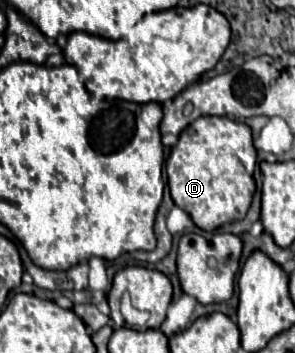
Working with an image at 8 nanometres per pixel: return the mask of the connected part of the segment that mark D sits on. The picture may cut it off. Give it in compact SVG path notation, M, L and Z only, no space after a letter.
M201 116L179 134L179 142L177 142L177 146L173 146L171 156L167 160L165 170L167 170L167 178L169 178L171 198L181 210L185 210L191 216L195 226L199 226L201 230L217 230L219 226L223 226L227 222L243 220L249 210L251 200L253 200L253 194L255 194L253 178L255 162L257 162L257 152L255 152L253 140L251 140L249 126L226 116Z

